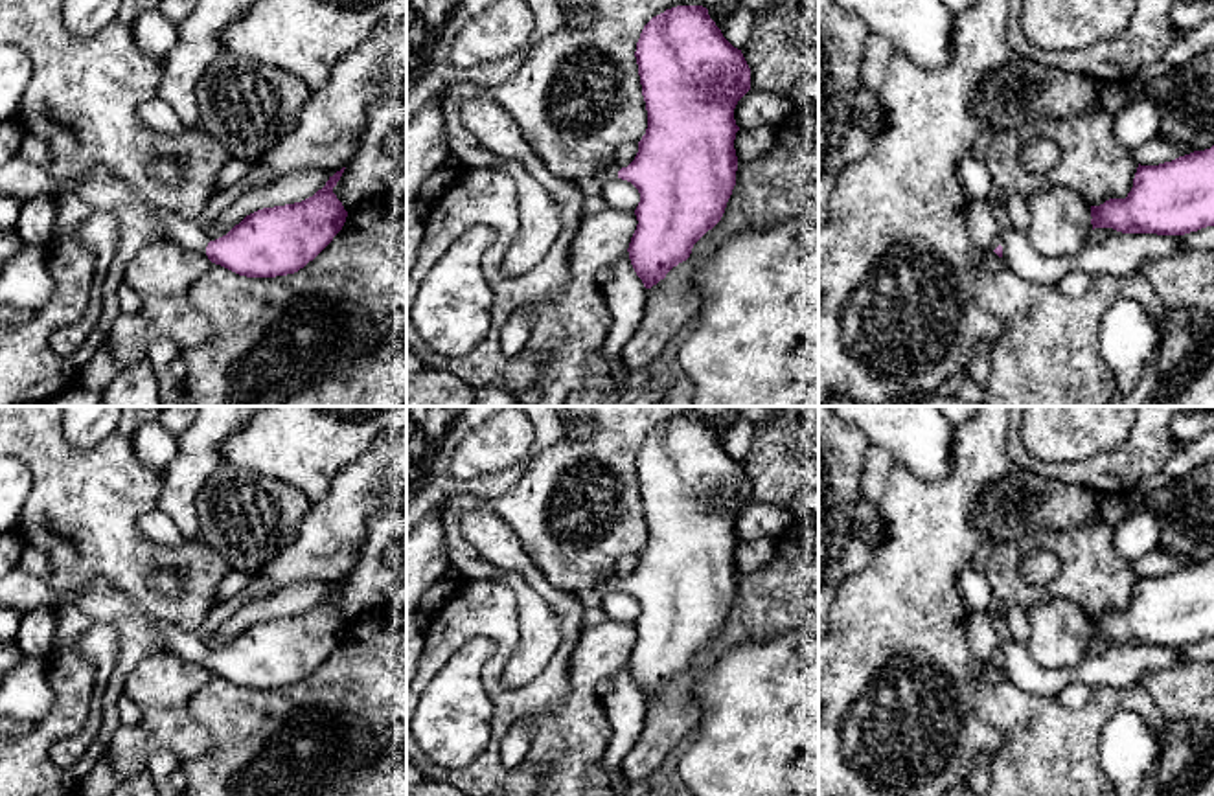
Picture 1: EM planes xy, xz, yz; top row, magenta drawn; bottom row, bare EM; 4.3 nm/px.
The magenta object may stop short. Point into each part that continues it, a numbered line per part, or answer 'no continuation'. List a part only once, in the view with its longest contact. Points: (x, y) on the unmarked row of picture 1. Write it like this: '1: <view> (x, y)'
1: xy (96, 598)

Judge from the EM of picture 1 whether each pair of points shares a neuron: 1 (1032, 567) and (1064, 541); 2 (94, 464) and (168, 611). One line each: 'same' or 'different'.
1: different
2: same

